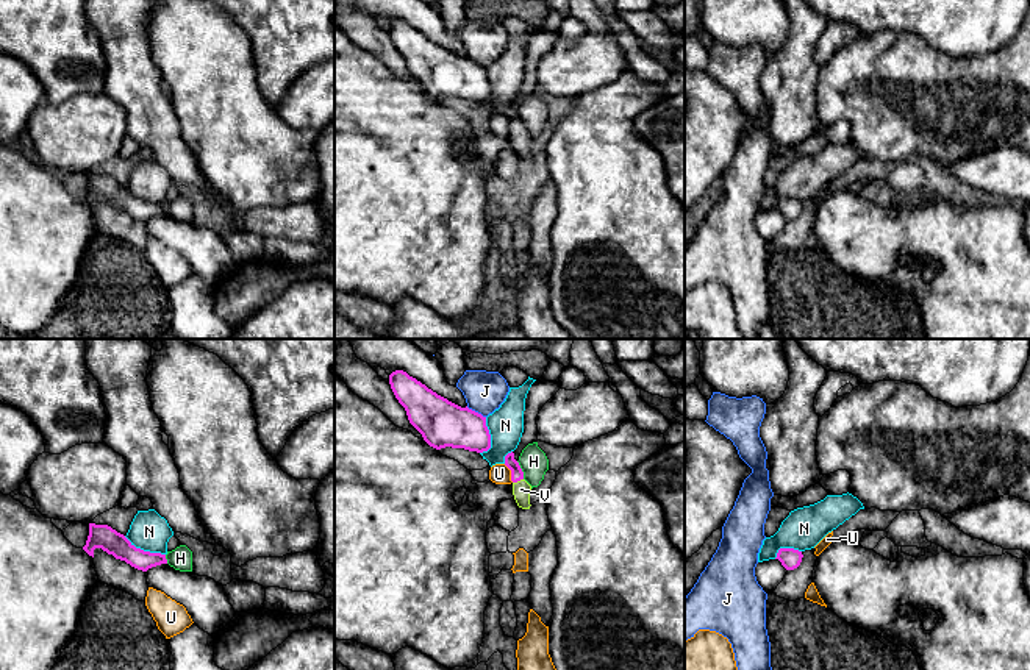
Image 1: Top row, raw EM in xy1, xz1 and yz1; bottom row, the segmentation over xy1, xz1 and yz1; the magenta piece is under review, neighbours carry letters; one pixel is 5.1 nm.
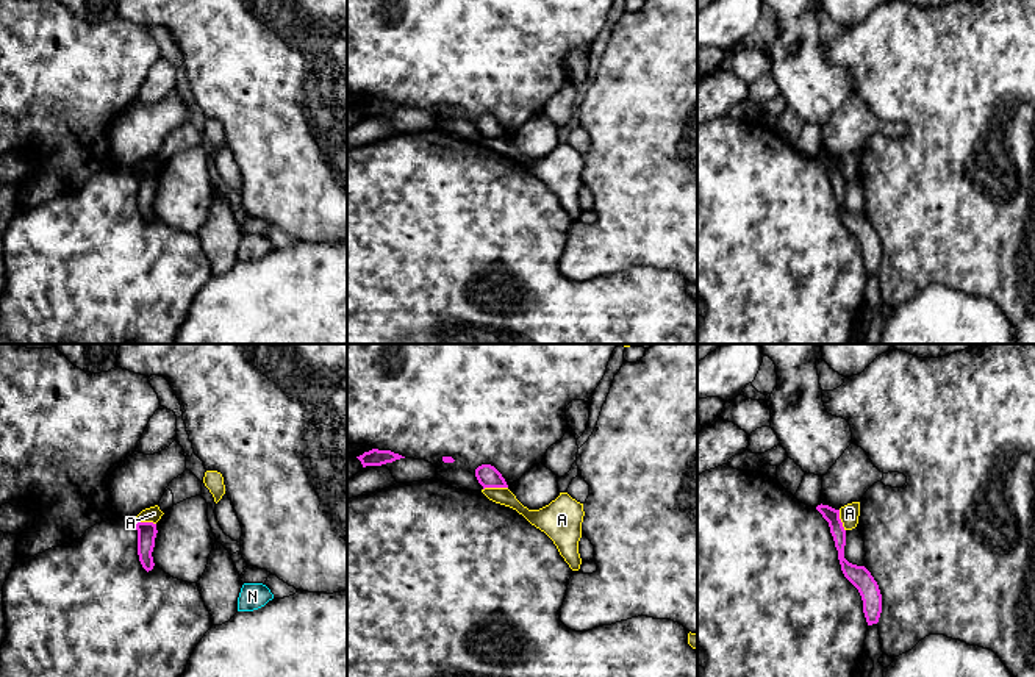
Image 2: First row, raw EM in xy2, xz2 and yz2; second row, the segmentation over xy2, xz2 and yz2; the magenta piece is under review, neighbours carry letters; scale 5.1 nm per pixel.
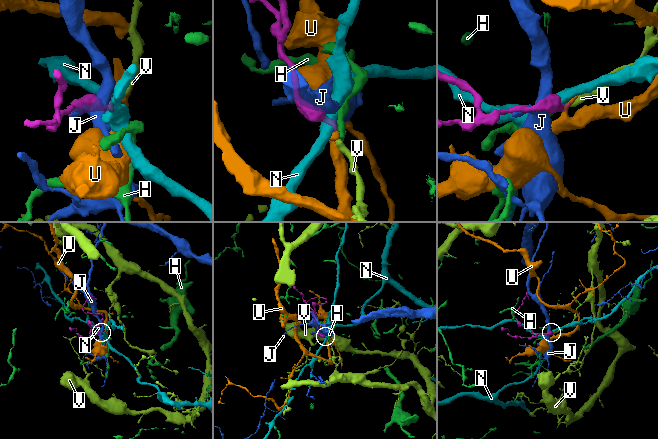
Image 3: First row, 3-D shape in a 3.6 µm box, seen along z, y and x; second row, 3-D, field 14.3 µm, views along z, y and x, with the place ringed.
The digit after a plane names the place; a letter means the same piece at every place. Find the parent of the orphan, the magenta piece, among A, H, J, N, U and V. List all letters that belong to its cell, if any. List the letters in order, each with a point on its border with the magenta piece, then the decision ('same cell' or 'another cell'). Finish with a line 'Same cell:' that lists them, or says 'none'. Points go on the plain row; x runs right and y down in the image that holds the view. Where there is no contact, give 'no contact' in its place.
A: xz2 (494, 136) | another cell
H: xz1 (521, 121) | another cell
J: xz1 (474, 61) | another cell
N: xy1 (143, 200) | another cell
U: xz1 (511, 124) | another cell
V: xz1 (518, 130) | same cell
Same cell: V

